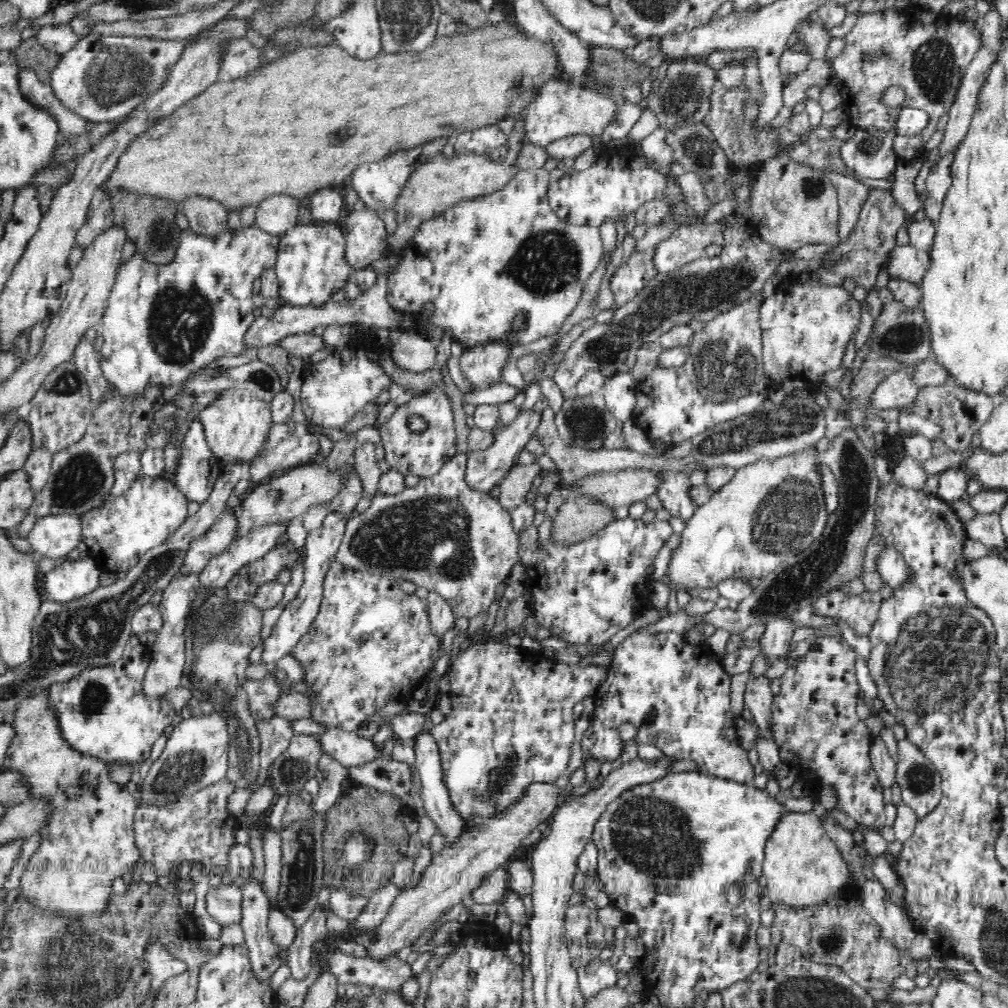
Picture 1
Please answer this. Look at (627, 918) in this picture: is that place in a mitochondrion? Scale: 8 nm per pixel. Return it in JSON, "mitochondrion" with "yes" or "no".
{"mitochondrion":"no"}

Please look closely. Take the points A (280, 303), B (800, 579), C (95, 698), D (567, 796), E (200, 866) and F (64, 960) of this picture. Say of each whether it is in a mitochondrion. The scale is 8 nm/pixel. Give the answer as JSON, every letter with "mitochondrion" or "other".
{"A":"other","B":"mitochondrion","C":"mitochondrion","D":"other","E":"other","F":"mitochondrion"}

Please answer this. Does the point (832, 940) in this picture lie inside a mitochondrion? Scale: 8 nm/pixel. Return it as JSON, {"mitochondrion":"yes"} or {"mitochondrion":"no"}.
{"mitochondrion":"yes"}

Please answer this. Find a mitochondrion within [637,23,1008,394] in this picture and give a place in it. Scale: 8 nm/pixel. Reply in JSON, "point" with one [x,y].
{"point":[934,66]}

